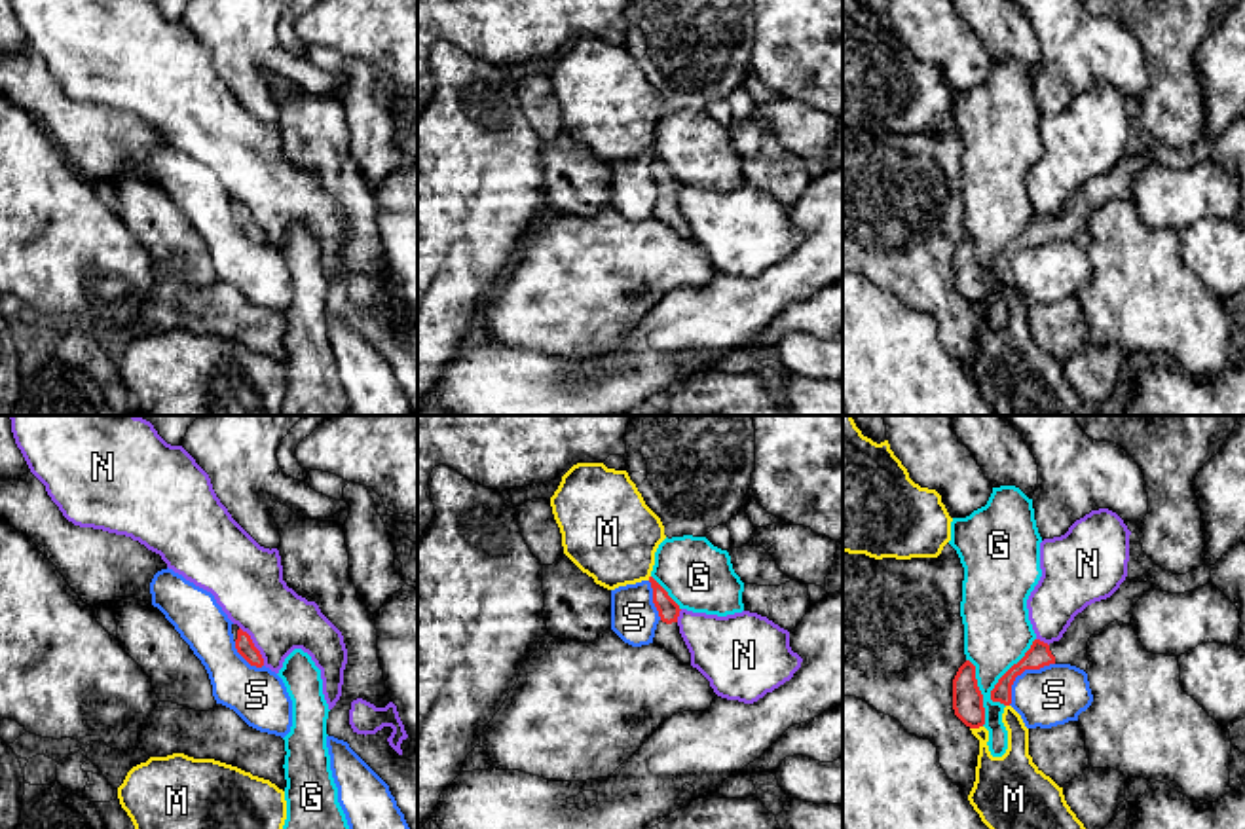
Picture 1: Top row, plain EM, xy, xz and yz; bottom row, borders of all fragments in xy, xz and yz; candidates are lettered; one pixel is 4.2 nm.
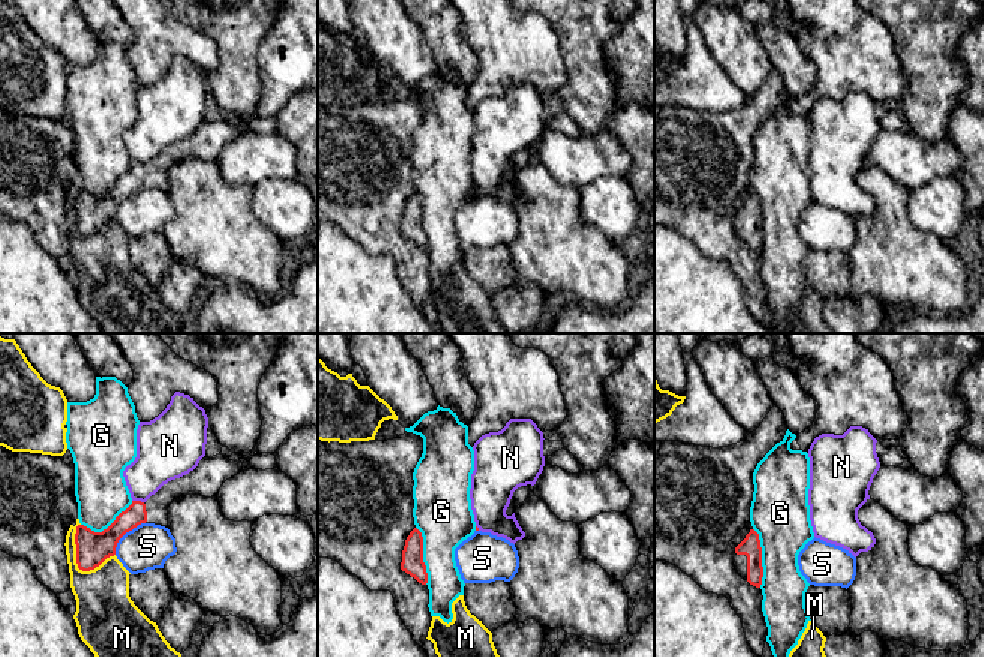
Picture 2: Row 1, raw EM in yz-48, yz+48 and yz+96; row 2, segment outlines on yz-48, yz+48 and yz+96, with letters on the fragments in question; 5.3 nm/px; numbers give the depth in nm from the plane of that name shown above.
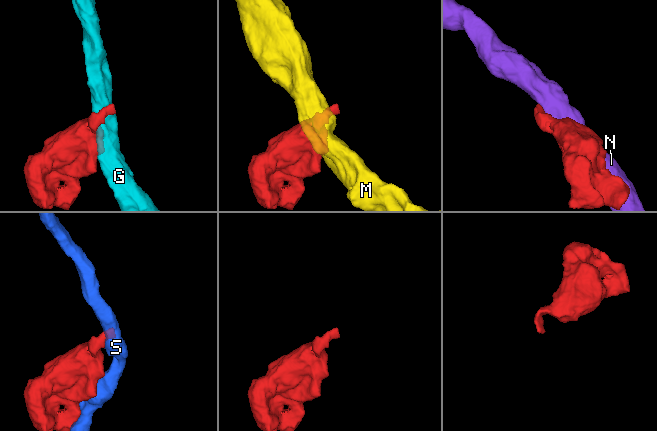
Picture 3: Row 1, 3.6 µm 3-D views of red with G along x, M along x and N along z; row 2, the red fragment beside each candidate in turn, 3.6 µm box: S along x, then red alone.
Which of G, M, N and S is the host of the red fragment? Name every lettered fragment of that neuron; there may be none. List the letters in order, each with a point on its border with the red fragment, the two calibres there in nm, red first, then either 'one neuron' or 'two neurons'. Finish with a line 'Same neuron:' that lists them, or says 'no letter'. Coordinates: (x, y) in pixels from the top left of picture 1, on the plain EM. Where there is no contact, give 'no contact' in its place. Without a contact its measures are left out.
G: yz (1008, 245) | 100/280 nm | two neurons
M: yz (976, 302) | 130/200 nm | two neurons
N: xy (253, 221) | 80/300 nm | two neurons
S: yz (1022, 247) | 100/260 nm | two neurons
Same neuron: no letter

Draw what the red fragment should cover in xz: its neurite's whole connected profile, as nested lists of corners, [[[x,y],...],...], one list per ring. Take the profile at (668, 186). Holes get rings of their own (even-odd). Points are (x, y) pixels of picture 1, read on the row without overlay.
[[[649,152],[649,157],[653,163],[653,178],[660,192],[653,218],[666,224],[679,237],[691,239],[691,228],[678,201],[678,192],[681,186],[679,180],[668,171],[668,167],[653,152]]]

